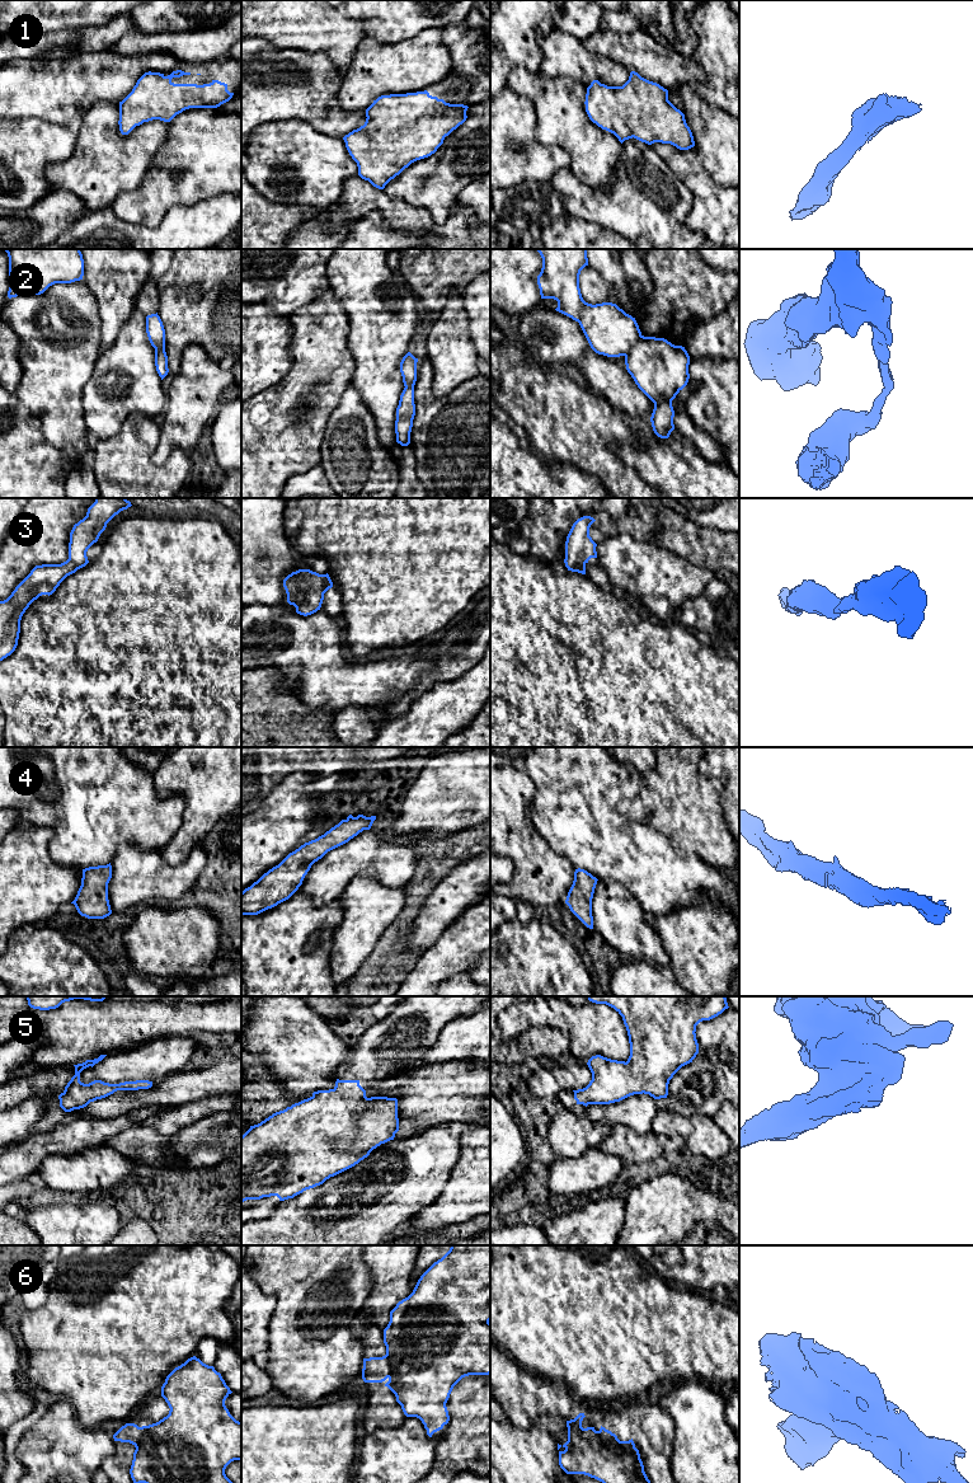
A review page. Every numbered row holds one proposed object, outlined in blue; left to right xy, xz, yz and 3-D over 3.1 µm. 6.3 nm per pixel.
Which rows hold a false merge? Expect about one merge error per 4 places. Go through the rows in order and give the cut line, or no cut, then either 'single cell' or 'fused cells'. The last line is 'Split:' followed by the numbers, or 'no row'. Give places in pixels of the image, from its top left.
1: cut none; single cell
2: cut yz (642, 336), (623, 355); fused cells
3: cut none; single cell
4: cut none; single cell
5: cut none; single cell
6: cut yz (601, 1434), (601, 1440), (610, 1446), (616, 1446), (621, 1441); fused cells
Split: 2, 6

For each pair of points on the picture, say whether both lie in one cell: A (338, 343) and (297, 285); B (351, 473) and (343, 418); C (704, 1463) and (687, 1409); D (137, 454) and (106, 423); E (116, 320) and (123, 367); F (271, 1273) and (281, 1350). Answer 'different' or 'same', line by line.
A: different
B: same
C: same
D: different
E: different
F: same

